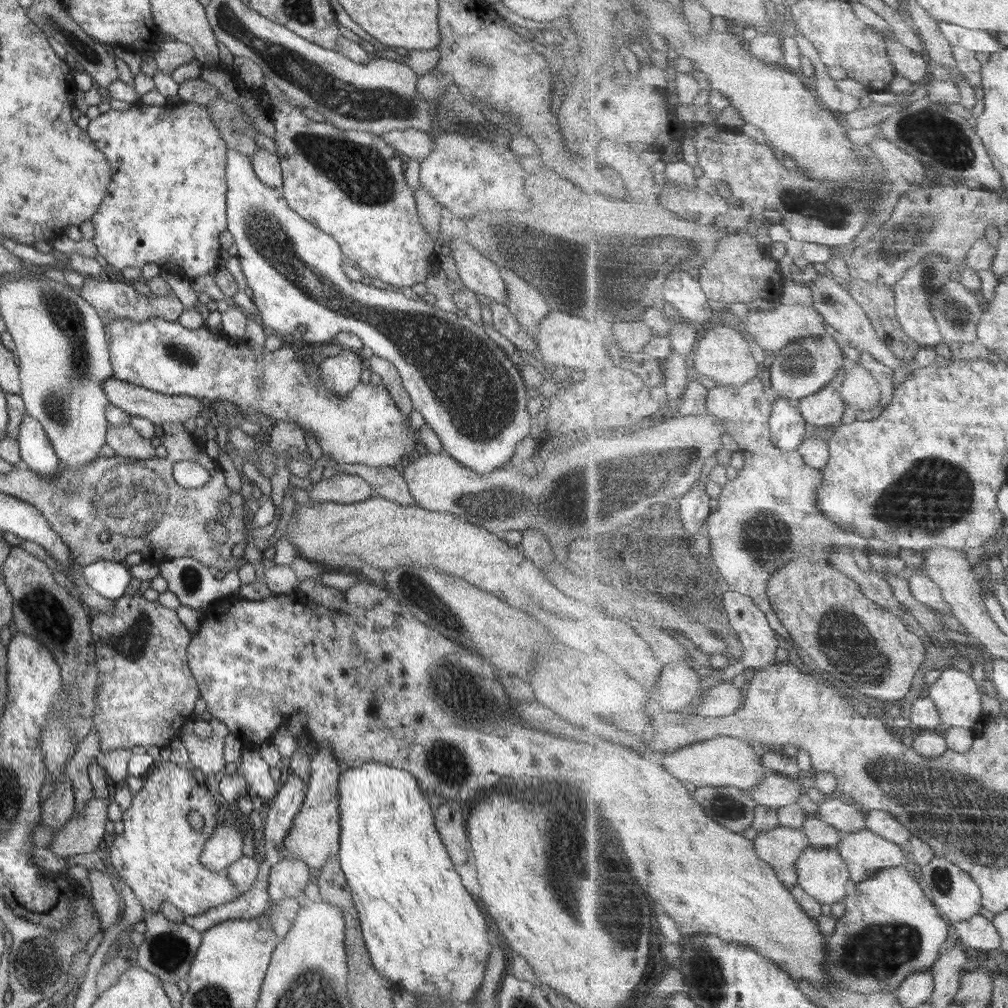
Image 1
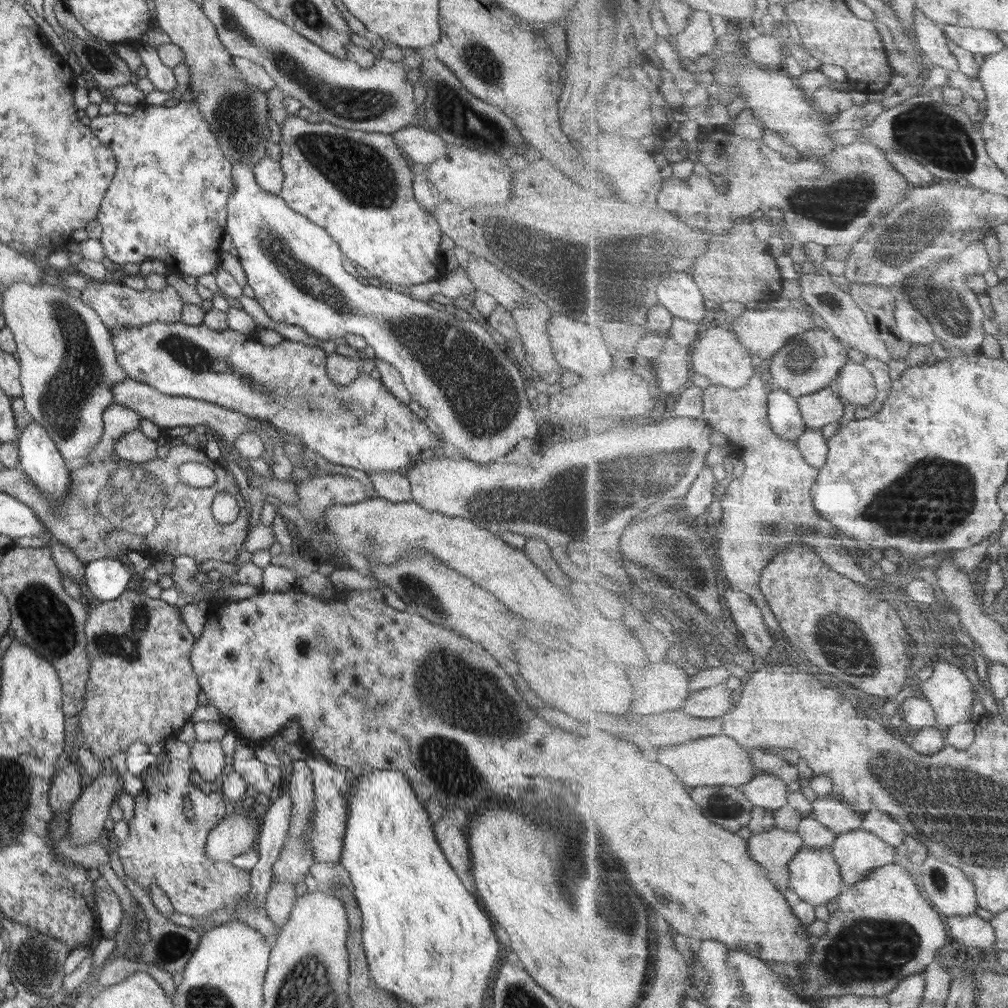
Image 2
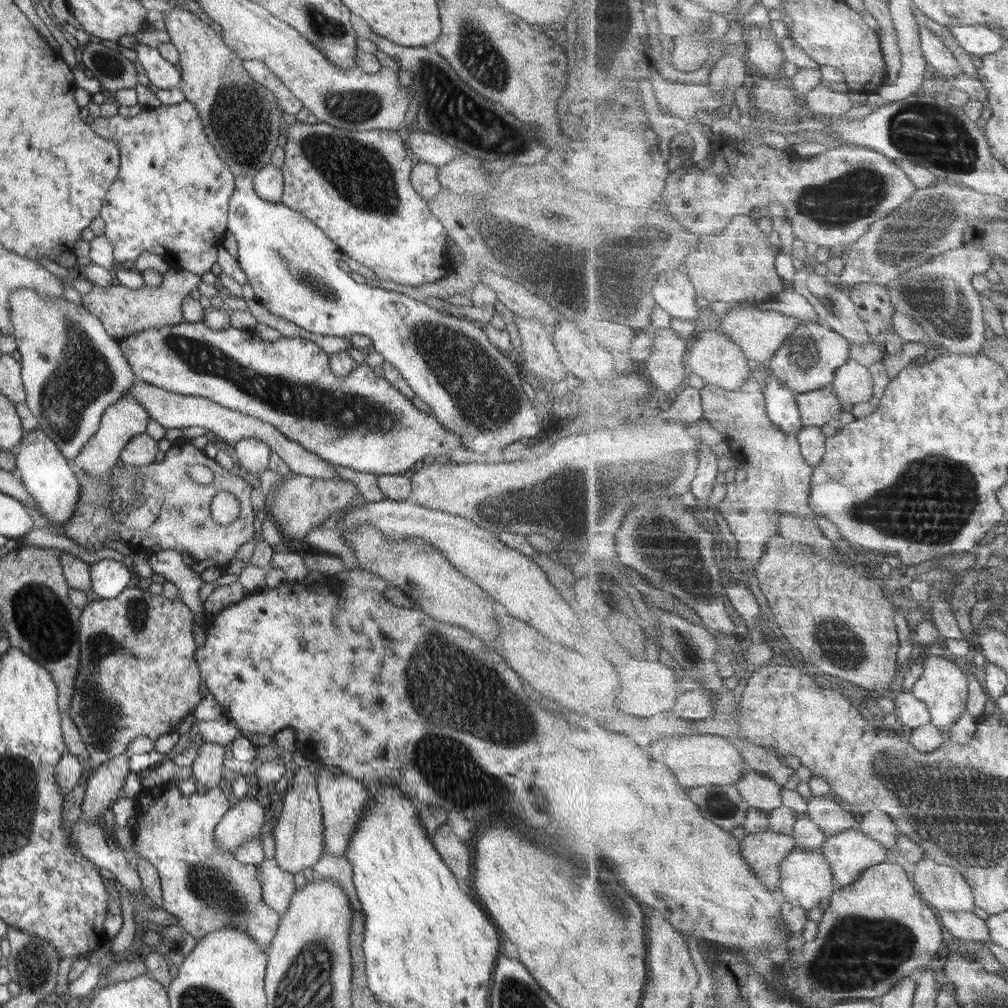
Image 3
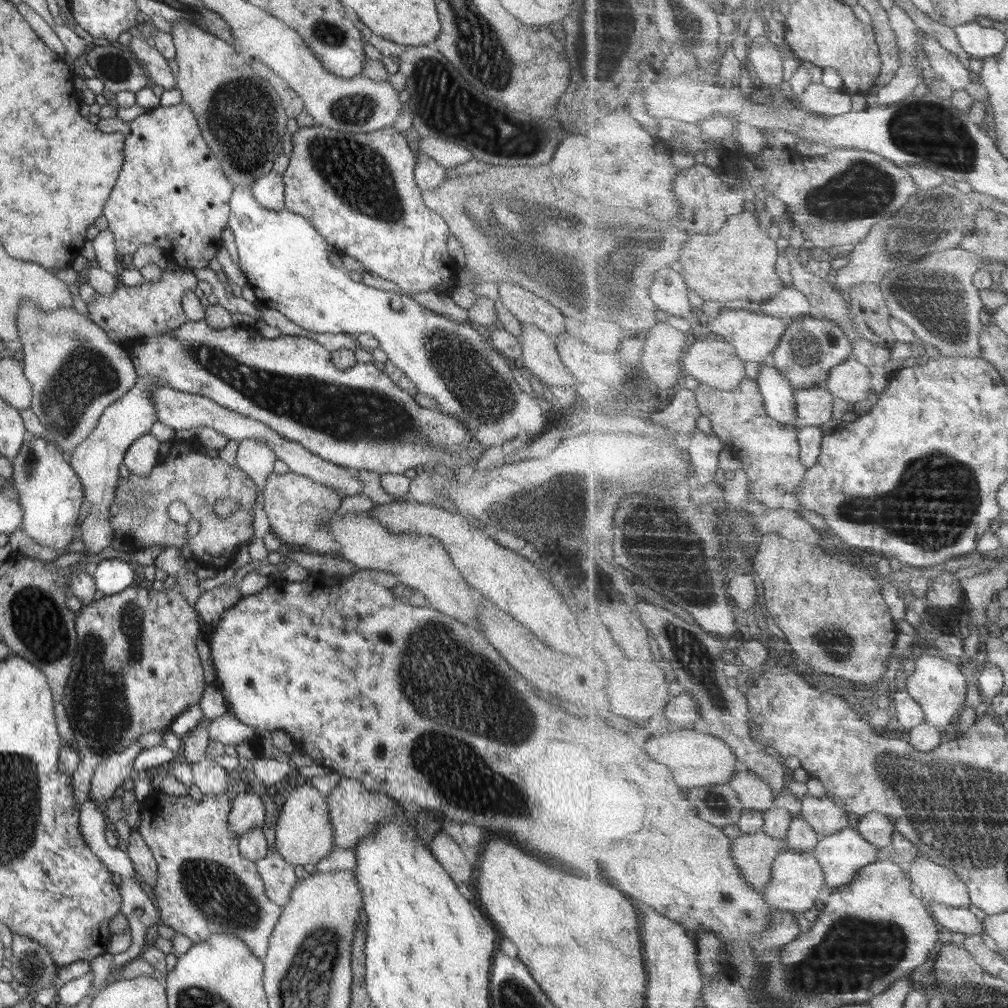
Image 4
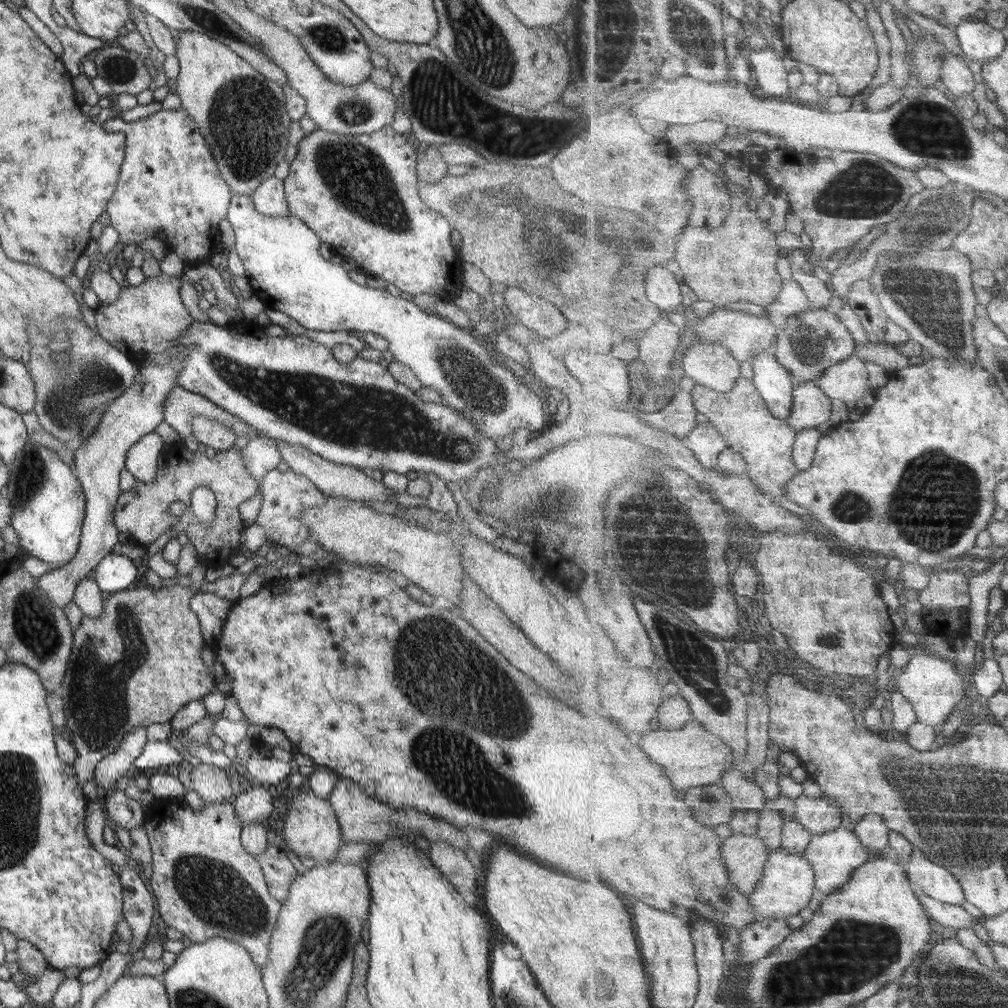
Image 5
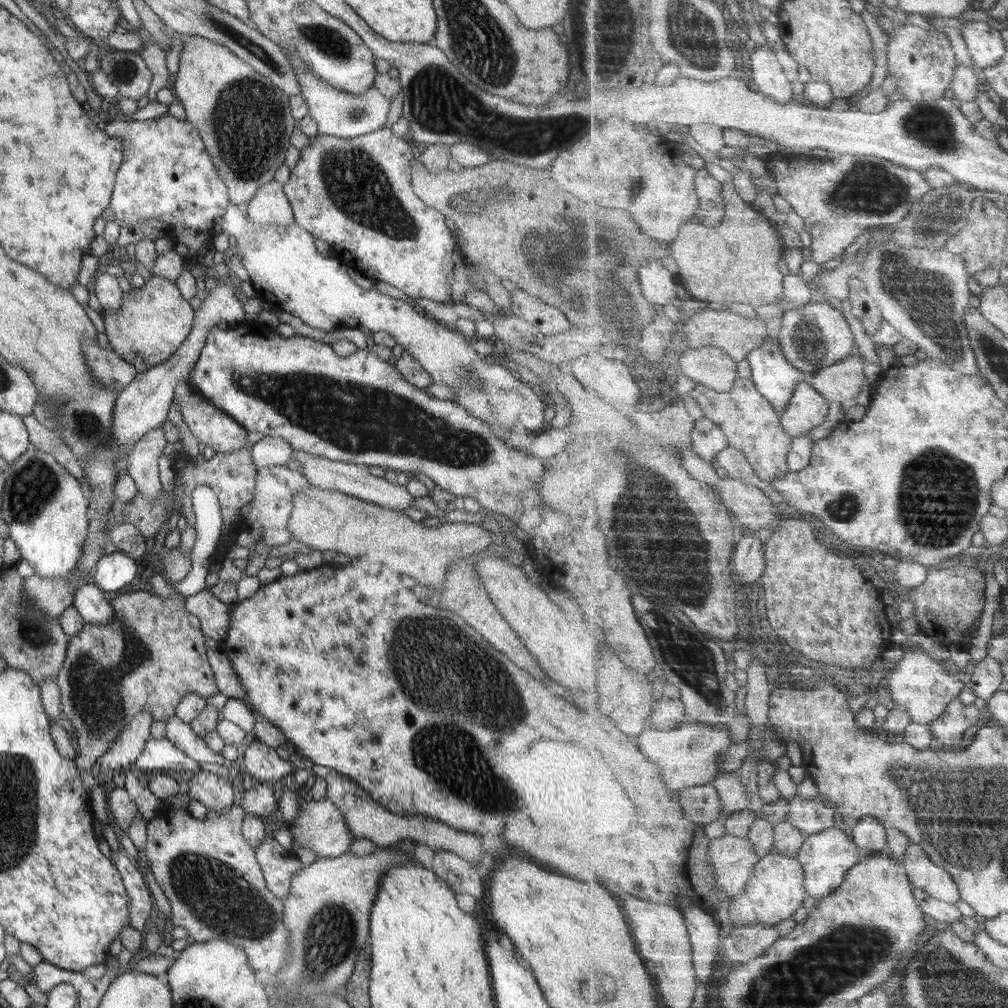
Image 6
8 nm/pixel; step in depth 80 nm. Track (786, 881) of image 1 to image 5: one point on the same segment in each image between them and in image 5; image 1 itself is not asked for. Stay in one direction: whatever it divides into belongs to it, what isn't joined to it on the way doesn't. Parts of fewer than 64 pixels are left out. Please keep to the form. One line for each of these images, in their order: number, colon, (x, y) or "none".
2: (774, 849)
3: (765, 852)
4: (755, 854)
5: (745, 856)

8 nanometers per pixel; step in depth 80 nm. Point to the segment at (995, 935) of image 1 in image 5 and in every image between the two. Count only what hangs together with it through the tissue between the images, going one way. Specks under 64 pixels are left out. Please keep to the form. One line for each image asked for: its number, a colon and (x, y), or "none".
2: (974, 932)
3: (967, 926)
4: (954, 919)
5: (951, 917)

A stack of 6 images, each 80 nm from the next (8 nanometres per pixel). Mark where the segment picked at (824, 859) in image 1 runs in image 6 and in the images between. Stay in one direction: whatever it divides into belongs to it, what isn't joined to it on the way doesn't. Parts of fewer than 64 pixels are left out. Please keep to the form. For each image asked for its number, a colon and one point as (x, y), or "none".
2: (814, 874)
3: (806, 878)
4: (798, 878)
5: (788, 884)
6: (776, 891)

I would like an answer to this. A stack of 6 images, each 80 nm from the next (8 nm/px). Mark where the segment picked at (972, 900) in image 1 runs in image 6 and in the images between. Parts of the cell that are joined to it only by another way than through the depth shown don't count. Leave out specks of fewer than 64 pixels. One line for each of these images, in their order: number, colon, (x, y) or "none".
2: (952, 892)
3: (945, 888)
4: (938, 884)
5: (935, 881)
6: (923, 873)

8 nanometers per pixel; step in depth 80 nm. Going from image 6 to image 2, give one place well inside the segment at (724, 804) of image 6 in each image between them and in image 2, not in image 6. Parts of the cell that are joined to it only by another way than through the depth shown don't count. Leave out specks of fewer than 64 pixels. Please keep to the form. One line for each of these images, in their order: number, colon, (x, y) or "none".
2: (766, 790)
3: (759, 791)
4: (754, 793)
5: (746, 794)

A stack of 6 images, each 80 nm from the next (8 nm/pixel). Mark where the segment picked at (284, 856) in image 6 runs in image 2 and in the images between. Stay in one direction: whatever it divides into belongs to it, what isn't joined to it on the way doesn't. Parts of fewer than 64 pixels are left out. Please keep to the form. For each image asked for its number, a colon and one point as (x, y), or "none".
2: (280, 897)
3: (277, 887)
4: (278, 877)
5: (278, 873)

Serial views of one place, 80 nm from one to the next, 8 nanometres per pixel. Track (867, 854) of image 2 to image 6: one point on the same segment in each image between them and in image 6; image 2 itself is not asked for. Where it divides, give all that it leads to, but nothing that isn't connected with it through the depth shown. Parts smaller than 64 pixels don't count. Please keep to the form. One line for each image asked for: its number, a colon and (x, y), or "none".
3: (850, 853)
4: (842, 856)
5: (835, 856)
6: (827, 857)

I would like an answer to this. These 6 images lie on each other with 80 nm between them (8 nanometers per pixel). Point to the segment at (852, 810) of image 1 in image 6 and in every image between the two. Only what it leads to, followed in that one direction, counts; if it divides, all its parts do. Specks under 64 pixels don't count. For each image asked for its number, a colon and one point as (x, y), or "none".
2: (833, 812)
3: (831, 815)
4: (827, 816)
5: (820, 817)
6: (811, 816)

